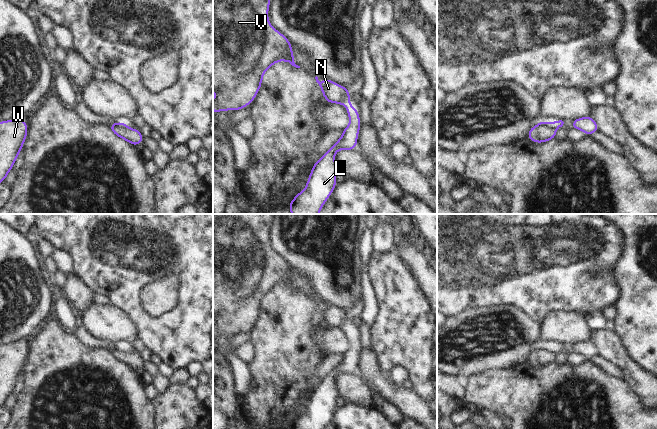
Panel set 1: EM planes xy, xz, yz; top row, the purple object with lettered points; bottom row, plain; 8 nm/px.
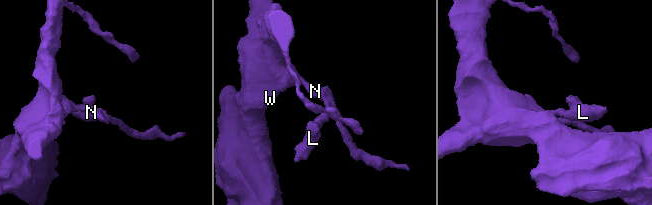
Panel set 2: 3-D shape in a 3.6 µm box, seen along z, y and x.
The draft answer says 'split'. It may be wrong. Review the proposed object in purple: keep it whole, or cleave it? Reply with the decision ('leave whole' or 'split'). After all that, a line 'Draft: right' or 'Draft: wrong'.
split
Draft: right

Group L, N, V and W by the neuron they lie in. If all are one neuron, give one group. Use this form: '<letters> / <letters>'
L / N V W

